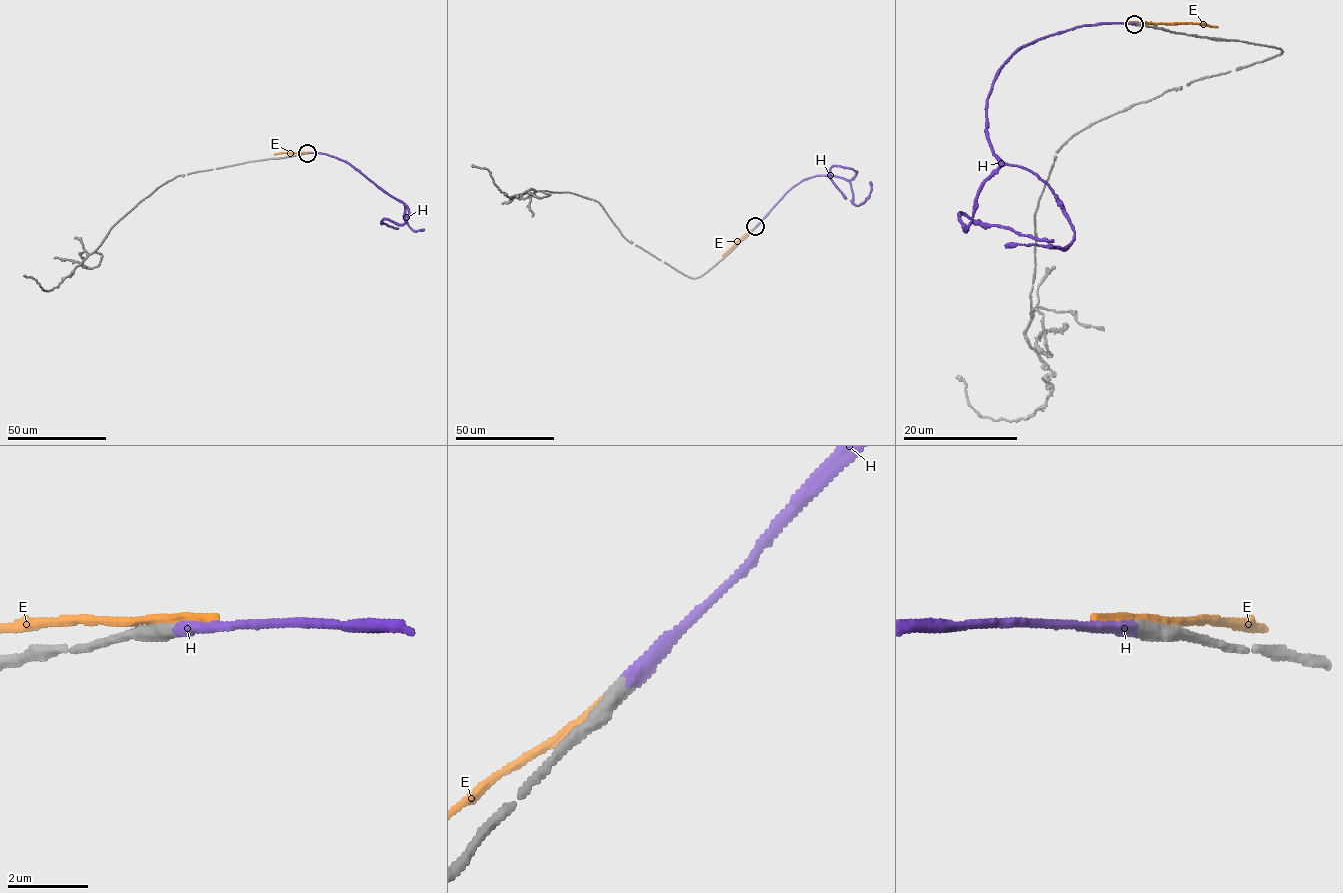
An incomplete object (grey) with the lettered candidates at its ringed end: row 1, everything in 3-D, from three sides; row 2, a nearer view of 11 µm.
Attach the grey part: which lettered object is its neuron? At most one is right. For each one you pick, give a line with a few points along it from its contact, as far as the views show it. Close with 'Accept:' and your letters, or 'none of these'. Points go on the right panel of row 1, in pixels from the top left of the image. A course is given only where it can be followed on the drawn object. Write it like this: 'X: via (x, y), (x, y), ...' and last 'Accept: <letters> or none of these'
H: via (1134, 23), (1081, 25), (1021, 46), (987, 98), (998, 168), (966, 229), (960, 222), (963, 213), (1053, 239)
Accept: H

